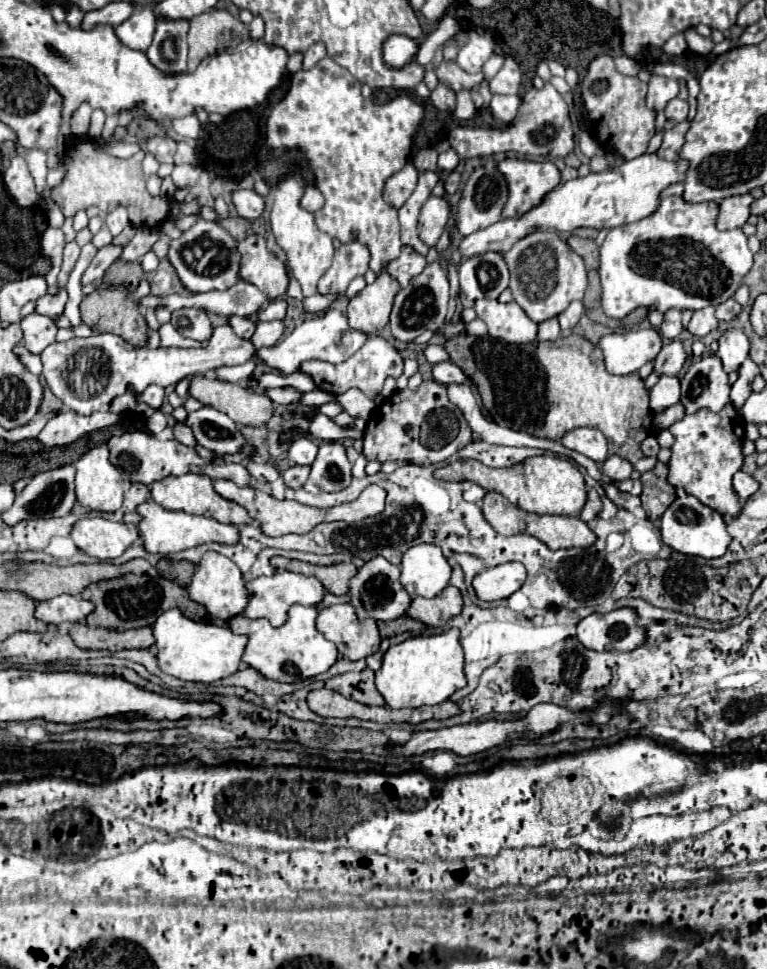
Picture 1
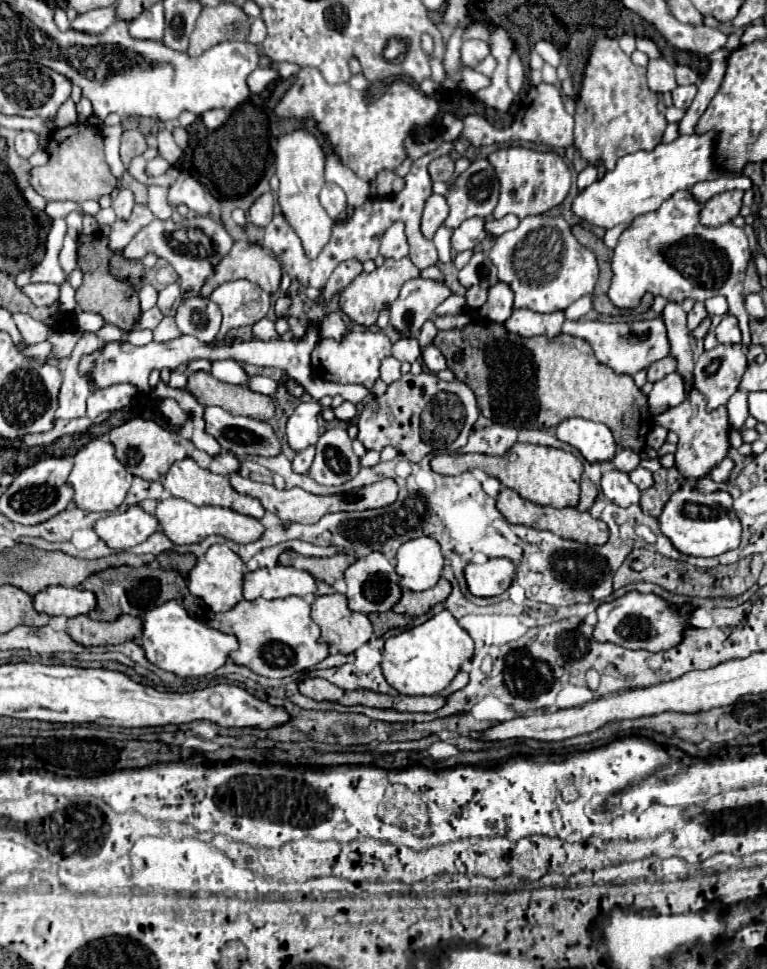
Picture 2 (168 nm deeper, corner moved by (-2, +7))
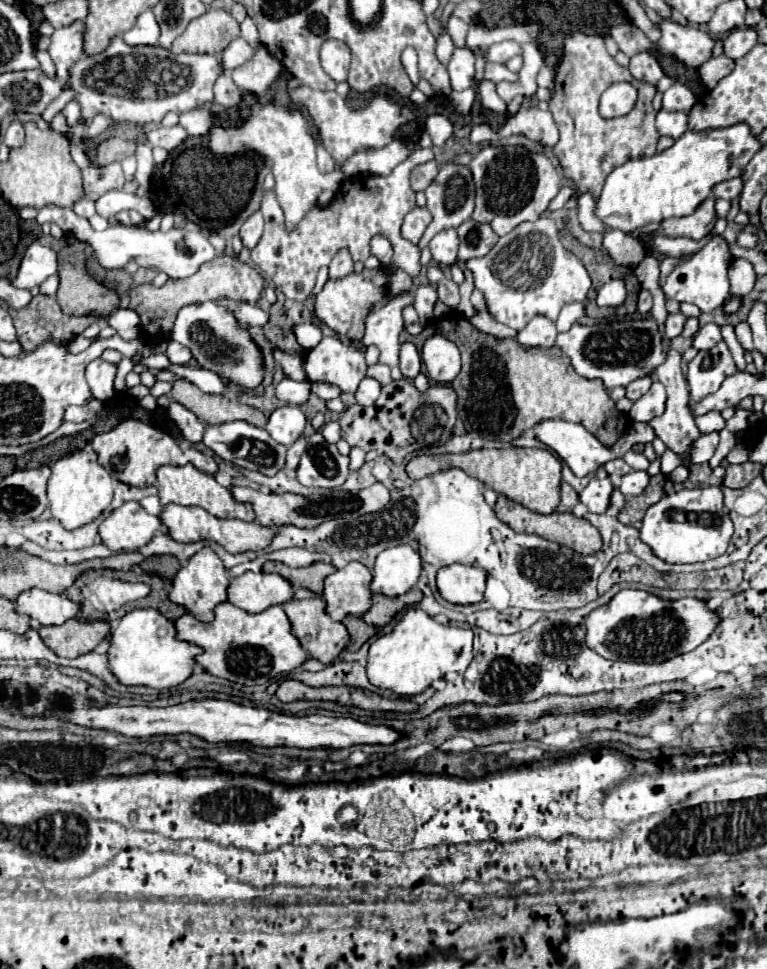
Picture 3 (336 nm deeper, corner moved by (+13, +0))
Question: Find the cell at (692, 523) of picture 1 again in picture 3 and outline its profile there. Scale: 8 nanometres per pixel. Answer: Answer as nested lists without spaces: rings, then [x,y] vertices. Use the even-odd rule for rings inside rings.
[[[720,487],[680,489],[672,495],[664,495],[656,505],[648,507],[640,527],[640,539],[666,563],[696,563],[720,557],[732,533],[732,521],[724,509]]]

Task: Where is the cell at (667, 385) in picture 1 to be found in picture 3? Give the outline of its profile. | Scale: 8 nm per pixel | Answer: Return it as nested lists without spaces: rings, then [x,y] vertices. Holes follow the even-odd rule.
[[[654,381],[652,387],[650,387],[650,391],[646,395],[642,395],[632,405],[630,417],[632,417],[632,421],[644,421],[644,423],[648,423],[656,415],[662,415],[664,413],[664,403],[666,403],[664,385],[660,381]]]

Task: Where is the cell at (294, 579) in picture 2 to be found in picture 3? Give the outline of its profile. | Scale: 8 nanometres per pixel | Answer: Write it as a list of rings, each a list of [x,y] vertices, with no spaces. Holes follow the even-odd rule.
[[[244,573],[230,581],[228,601],[248,613],[260,613],[272,605],[282,605],[294,597],[290,583],[274,573]]]

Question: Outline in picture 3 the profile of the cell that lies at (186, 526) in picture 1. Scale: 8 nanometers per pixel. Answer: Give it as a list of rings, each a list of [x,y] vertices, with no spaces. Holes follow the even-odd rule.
[[[174,503],[166,505],[160,517],[168,533],[172,535],[172,539],[182,541],[182,543],[194,543],[200,539],[208,539],[208,541],[216,541],[218,545],[222,545],[228,553],[262,551],[268,547],[268,543],[272,543],[272,535],[276,533],[274,529],[264,527],[258,521],[248,523],[248,521],[238,521],[238,519],[220,519],[220,517],[210,515],[202,507],[184,507],[184,505],[174,505]]]

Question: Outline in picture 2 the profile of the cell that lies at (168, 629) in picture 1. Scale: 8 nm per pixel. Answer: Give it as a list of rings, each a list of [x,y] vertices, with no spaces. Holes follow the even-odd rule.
[[[169,600],[163,606],[157,606],[145,614],[141,638],[143,638],[141,646],[151,664],[183,678],[205,676],[205,674],[215,672],[227,662],[229,654],[235,648],[239,648],[239,642],[235,636],[219,632],[211,628],[209,624],[187,616],[187,612],[175,600]]]

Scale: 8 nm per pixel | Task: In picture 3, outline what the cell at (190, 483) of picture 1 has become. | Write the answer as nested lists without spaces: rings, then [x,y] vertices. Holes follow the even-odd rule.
[[[162,465],[158,469],[158,497],[162,505],[178,503],[178,505],[198,505],[206,509],[208,513],[222,517],[222,519],[242,519],[242,521],[254,521],[254,511],[246,503],[238,503],[232,497],[232,491],[218,485],[218,481],[212,475],[206,475],[198,471],[194,465]]]

